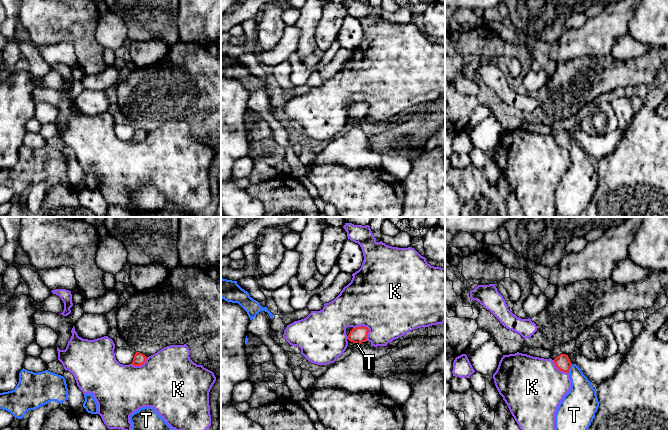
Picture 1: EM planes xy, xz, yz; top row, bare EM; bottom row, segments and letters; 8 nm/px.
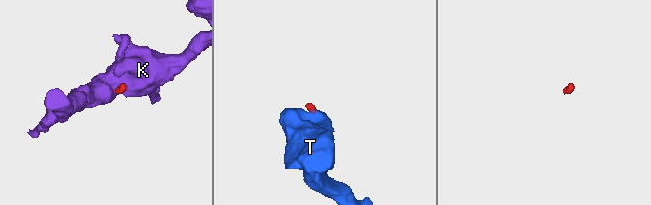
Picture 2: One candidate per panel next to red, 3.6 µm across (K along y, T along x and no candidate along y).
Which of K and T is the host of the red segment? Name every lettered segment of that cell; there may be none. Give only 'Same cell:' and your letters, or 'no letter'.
Same cell: T

